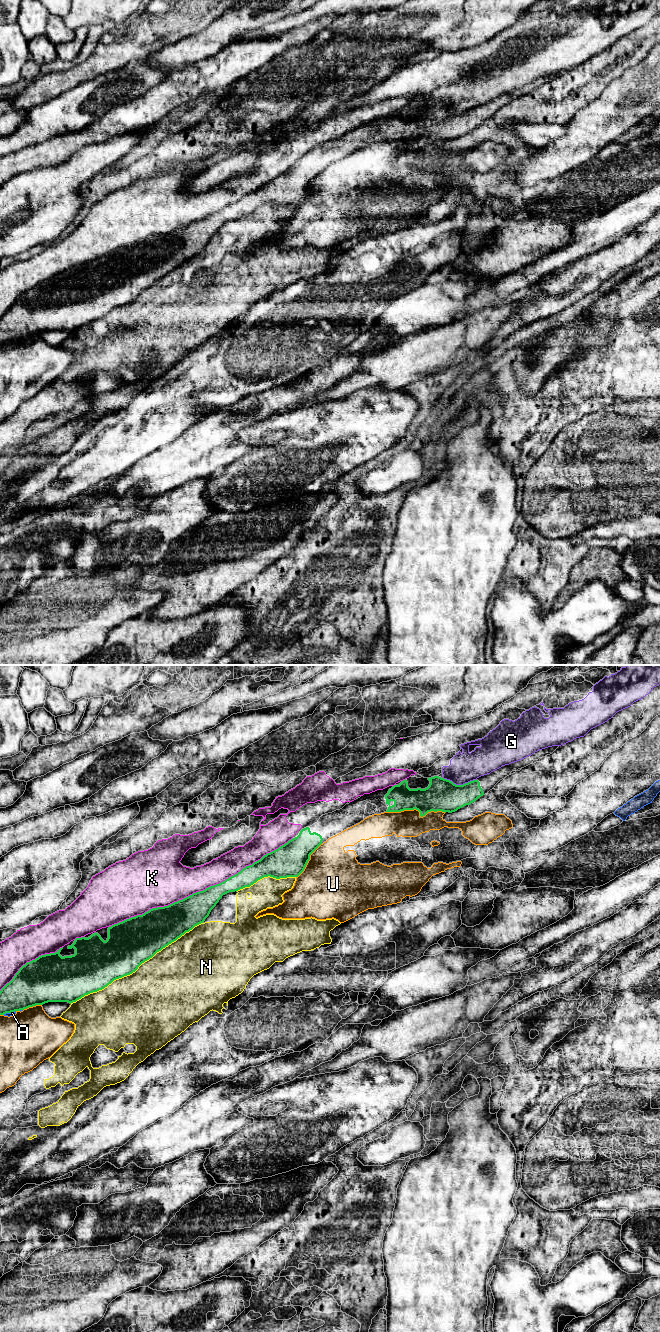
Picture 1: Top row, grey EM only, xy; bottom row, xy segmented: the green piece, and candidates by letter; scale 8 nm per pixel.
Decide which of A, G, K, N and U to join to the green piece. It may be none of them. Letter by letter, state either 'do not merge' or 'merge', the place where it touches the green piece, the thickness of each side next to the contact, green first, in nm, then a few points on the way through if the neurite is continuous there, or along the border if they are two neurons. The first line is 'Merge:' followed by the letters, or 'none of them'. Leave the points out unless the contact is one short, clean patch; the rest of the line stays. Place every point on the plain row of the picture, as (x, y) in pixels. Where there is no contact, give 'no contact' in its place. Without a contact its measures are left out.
Merge: none of them
A: do not merge | xy (9, 340) | 300/30 nm
G: do not merge | xy (459, 113) | 260/240 nm | along xy (443, 105), (456, 112), (464, 112), (475, 108)
K: do not merge | xy (213, 213) | 240/240 nm
N: do not merge | xy (136, 297) | 380/500 nm
U: do not merge | xy (417, 137) | 260/220 nm

